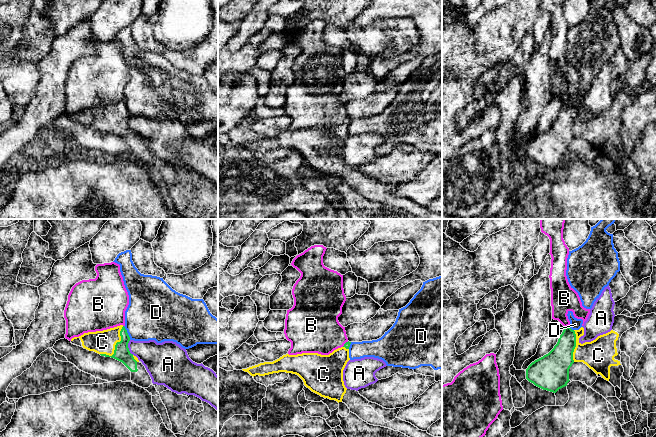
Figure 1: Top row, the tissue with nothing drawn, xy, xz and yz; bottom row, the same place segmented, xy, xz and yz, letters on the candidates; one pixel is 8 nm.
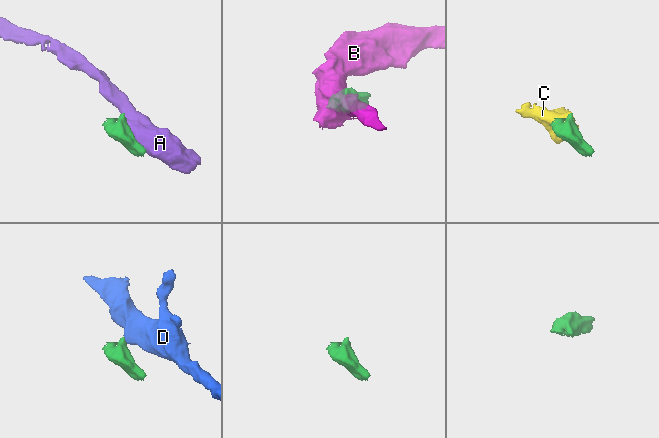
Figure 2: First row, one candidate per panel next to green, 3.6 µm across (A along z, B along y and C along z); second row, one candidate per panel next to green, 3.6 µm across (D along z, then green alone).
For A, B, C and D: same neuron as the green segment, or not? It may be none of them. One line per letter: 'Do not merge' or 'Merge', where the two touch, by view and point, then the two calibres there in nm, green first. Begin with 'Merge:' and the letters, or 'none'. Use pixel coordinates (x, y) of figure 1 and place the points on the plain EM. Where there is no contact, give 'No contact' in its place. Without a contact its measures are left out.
Merge: C
A: Do not merge. Touches green at xy (128, 124). Thickness 130 nm (green) against 240 nm
B: Do not merge. Touches green at yz (567, 102). Thickness 190 nm (green) against 200 nm
C: Merge. Touches green at xy (115, 122). Thickness 130 nm (green) against 190 nm
D: Do not merge. Touches green at xy (127, 109). Thickness 130 nm (green) against 400 nm

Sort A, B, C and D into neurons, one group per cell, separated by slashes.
A / B / C / D

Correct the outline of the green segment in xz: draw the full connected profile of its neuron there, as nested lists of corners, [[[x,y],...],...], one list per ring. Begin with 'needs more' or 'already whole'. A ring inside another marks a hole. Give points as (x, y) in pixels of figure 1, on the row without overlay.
needs more; [[[346,118],[343,123],[334,126],[329,131],[318,129],[286,130],[273,138],[260,139],[242,146],[253,153],[279,148],[296,150],[312,168],[338,179],[345,179],[350,188],[370,201],[399,207],[420,218],[442,219],[441,213],[434,213],[427,207],[419,206],[411,199],[397,194],[401,184],[383,184],[376,179],[369,178],[358,167],[345,163],[343,146],[350,136],[350,120],[351,118]]]

